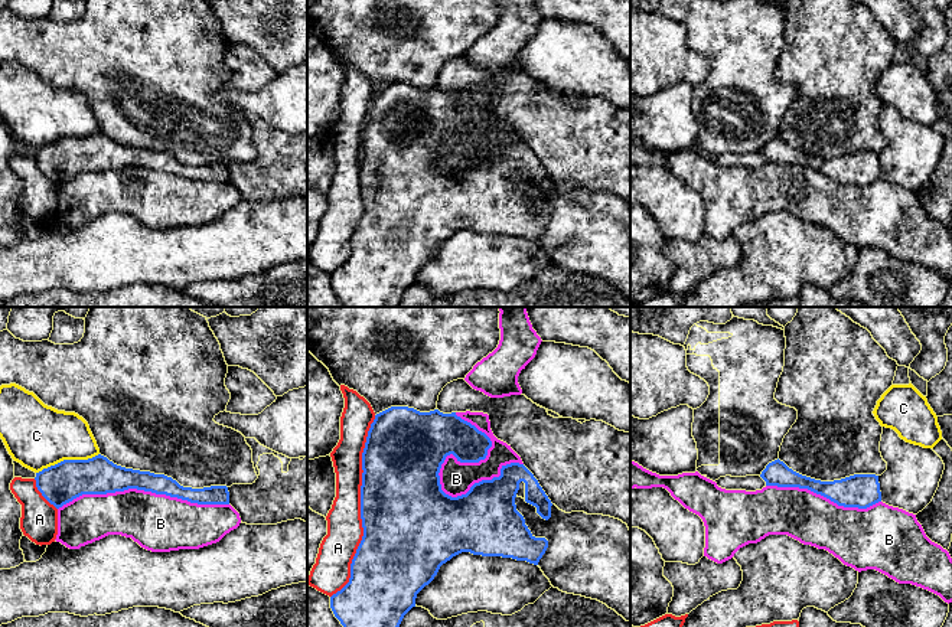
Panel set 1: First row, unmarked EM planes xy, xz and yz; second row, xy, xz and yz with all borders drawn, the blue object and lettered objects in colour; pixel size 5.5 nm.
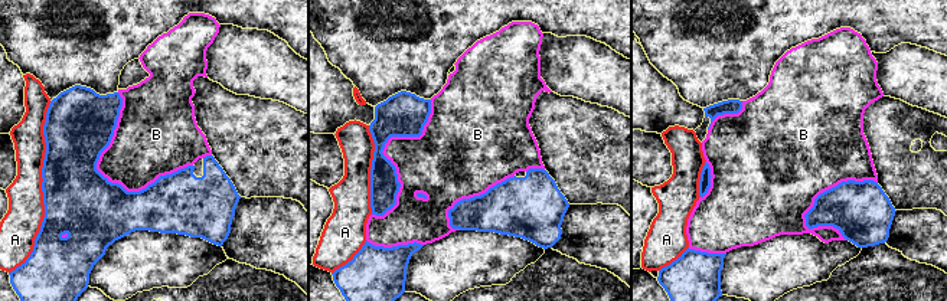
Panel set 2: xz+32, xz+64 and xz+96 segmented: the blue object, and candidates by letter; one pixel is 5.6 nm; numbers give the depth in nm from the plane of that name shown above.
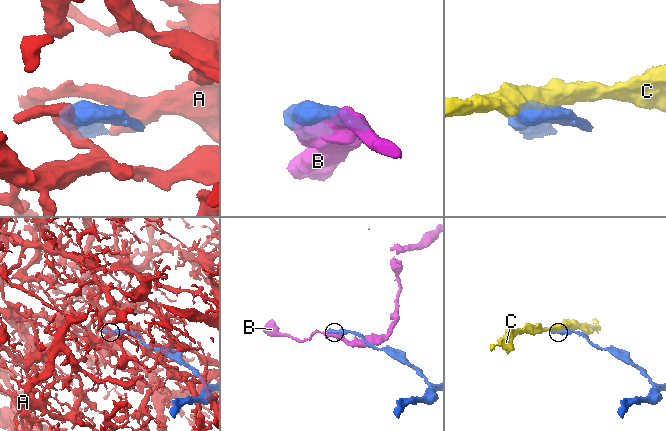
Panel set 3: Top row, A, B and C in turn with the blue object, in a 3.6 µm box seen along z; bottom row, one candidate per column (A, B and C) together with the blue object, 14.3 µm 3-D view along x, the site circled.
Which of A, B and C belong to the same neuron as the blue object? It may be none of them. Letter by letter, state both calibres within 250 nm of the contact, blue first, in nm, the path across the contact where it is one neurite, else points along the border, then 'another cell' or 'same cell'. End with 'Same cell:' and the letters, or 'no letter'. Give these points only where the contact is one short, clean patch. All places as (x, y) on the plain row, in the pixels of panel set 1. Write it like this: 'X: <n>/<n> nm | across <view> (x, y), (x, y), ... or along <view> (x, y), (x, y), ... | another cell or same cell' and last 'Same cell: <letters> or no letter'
A: 480/200 nm | another cell
B: 460/190 nm | another cell
C: 220/360 nm | another cell
Same cell: no letter

